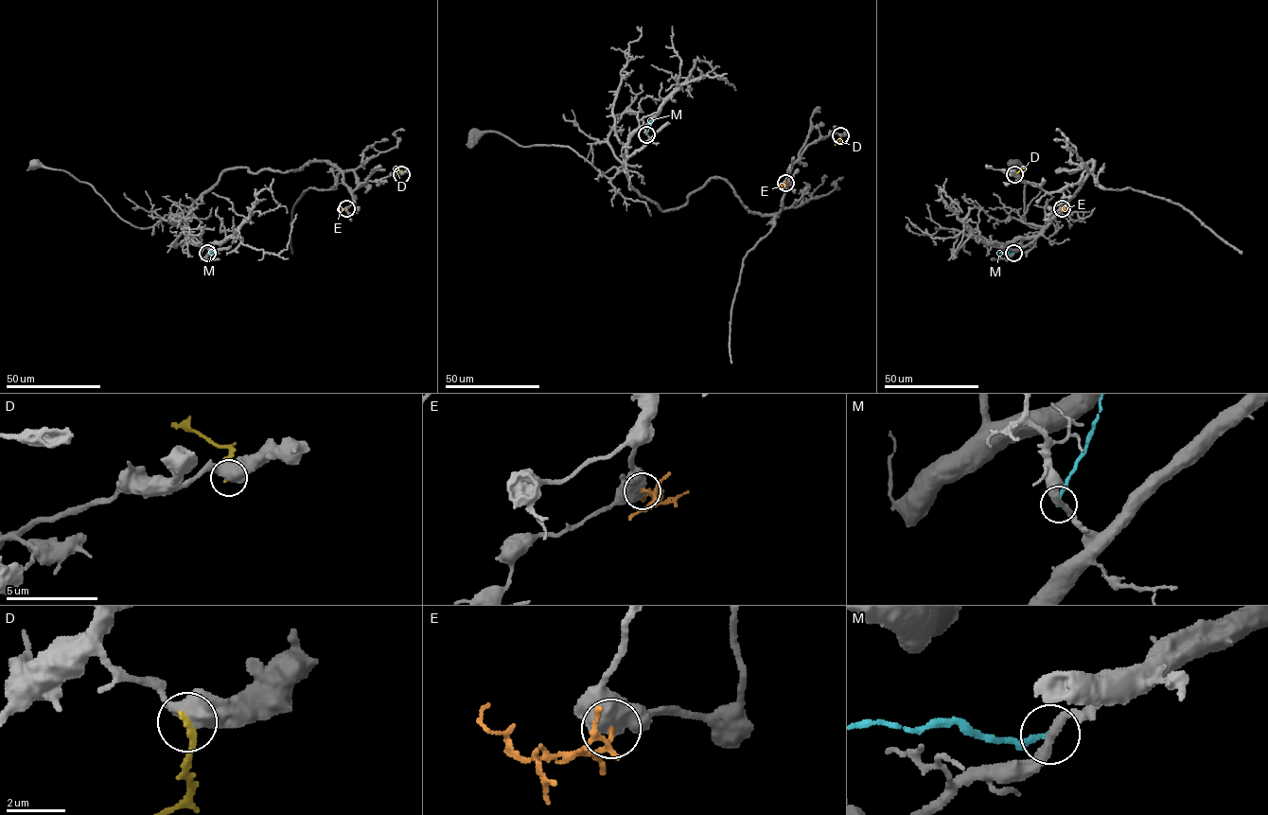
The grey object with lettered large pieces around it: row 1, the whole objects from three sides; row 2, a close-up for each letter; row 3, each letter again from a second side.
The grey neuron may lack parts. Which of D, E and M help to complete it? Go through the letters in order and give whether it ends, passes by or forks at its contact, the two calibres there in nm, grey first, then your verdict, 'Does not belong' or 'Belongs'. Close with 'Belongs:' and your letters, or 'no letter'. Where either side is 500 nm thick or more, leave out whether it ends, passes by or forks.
D: Thickness 550 nm (grey) against 240 nm. Does not belong
E: Thickness 550 nm (grey) against 100 nm. Does not belong
M: It ends there. Thickness 340 nm (grey) against 190 nm. Does not belong
Belongs: no letter

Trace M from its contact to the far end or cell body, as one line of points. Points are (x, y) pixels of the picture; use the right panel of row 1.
M: (1013, 253), (999, 254)

